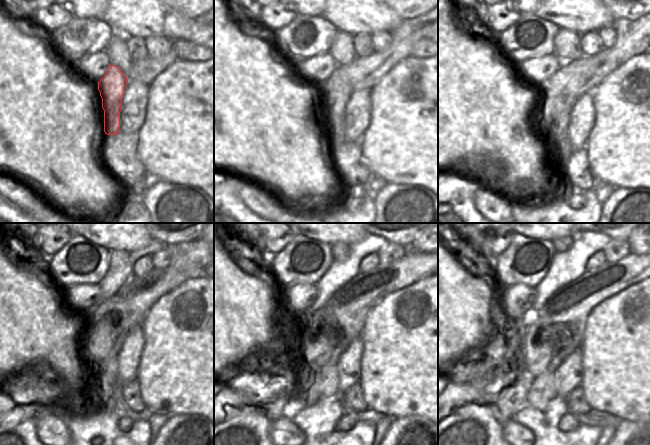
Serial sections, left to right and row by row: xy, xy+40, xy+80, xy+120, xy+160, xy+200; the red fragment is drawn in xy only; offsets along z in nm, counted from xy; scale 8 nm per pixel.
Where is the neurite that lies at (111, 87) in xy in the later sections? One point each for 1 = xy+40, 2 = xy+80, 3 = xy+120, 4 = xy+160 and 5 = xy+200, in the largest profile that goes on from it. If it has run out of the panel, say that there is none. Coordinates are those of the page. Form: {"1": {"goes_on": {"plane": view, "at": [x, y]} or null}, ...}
{"1": {"goes_on": {"plane": "xy+40", "at": [335, 93]}}, "2": {"goes_on": {"plane": "xy+80", "at": [558, 148]}}, "3": {"goes_on": {"plane": "xy+120", "at": [100, 384]}}, "4": {"goes_on": {"plane": "xy+160", "at": [324, 384]}}, "5": {"goes_on": {"plane": "xy+200", "at": [543, 389]}}}

